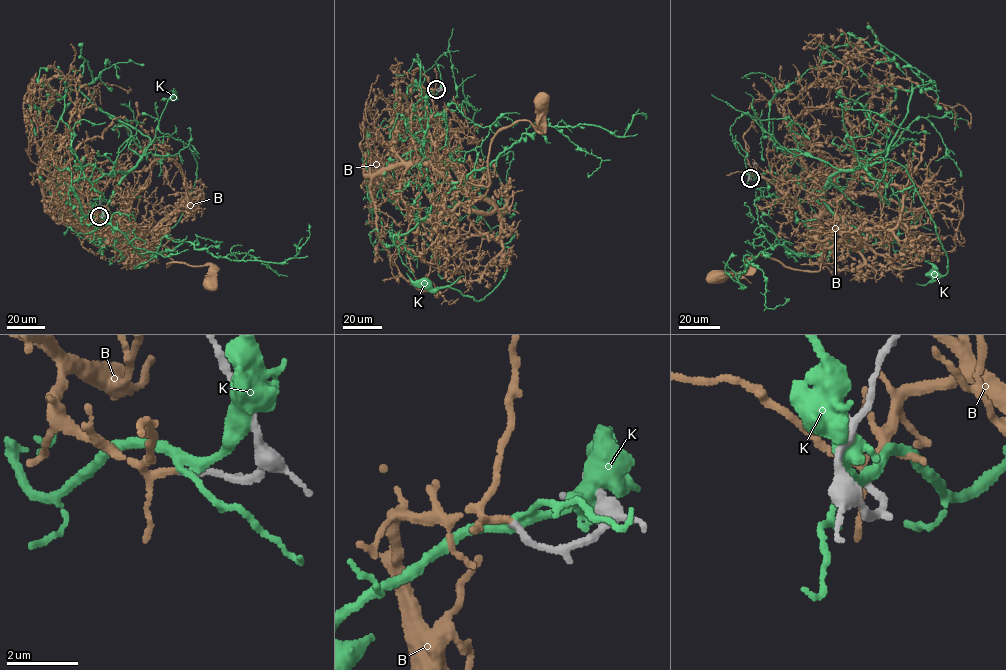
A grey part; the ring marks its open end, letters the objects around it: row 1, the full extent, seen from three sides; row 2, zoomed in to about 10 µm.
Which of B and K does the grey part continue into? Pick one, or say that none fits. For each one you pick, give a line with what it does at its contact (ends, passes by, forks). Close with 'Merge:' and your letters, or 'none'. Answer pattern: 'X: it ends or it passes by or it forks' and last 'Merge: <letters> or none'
B: it forks
Merge: B

